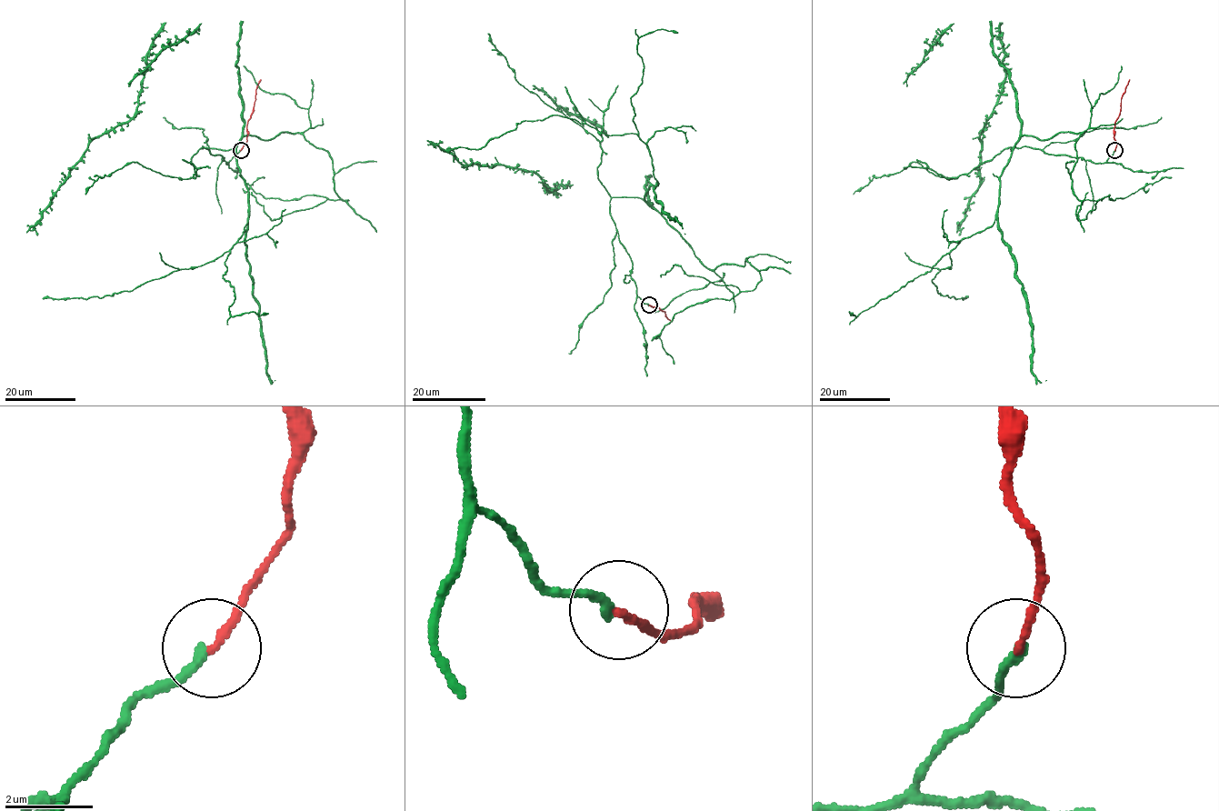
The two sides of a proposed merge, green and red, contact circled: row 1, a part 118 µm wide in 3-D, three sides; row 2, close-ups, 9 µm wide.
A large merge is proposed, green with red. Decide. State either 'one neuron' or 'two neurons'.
one neuron

